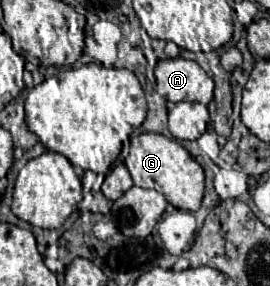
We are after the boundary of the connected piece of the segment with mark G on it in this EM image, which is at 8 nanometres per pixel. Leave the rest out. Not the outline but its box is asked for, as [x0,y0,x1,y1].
[126,133,204,211]

